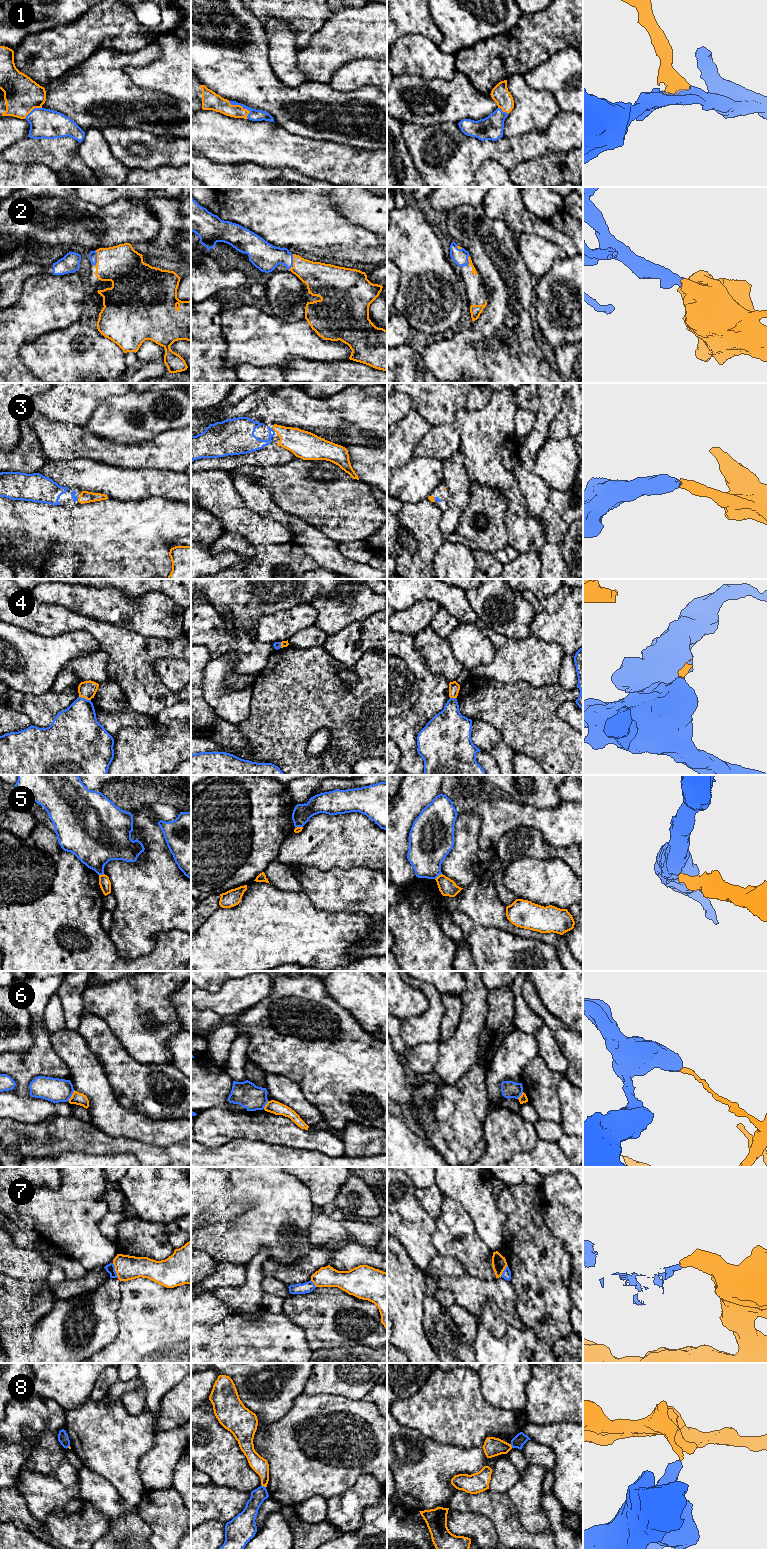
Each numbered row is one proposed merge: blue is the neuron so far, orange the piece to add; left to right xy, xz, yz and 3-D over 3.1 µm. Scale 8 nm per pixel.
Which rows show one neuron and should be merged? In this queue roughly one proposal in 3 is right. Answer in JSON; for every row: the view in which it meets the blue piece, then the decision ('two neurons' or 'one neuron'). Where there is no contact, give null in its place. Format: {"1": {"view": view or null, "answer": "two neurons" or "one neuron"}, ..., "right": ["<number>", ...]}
{"1": {"view": "xz", "answer": "one neuron"}, "2": {"view": "xz", "answer": "one neuron"}, "3": {"view": "xz", "answer": "one neuron"}, "4": {"view": "xy", "answer": "two neurons"}, "5": {"view": "yz", "answer": "two neurons"}, "6": {"view": "xy", "answer": "two neurons"}, "7": {"view": "xy", "answer": "two neurons"}, "8": {"view": "xz", "answer": "two neurons"}, "right": ["1", "2", "3"]}

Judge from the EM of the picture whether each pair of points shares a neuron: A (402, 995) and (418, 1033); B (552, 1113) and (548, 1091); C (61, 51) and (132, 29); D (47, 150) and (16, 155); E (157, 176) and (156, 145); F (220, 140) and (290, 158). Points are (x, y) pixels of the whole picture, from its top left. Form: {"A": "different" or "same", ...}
{"A": "different", "B": "same", "C": "same", "D": "same", "E": "different", "F": "same"}

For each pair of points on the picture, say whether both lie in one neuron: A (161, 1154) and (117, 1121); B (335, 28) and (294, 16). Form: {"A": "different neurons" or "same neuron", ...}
{"A": "different neurons", "B": "different neurons"}

